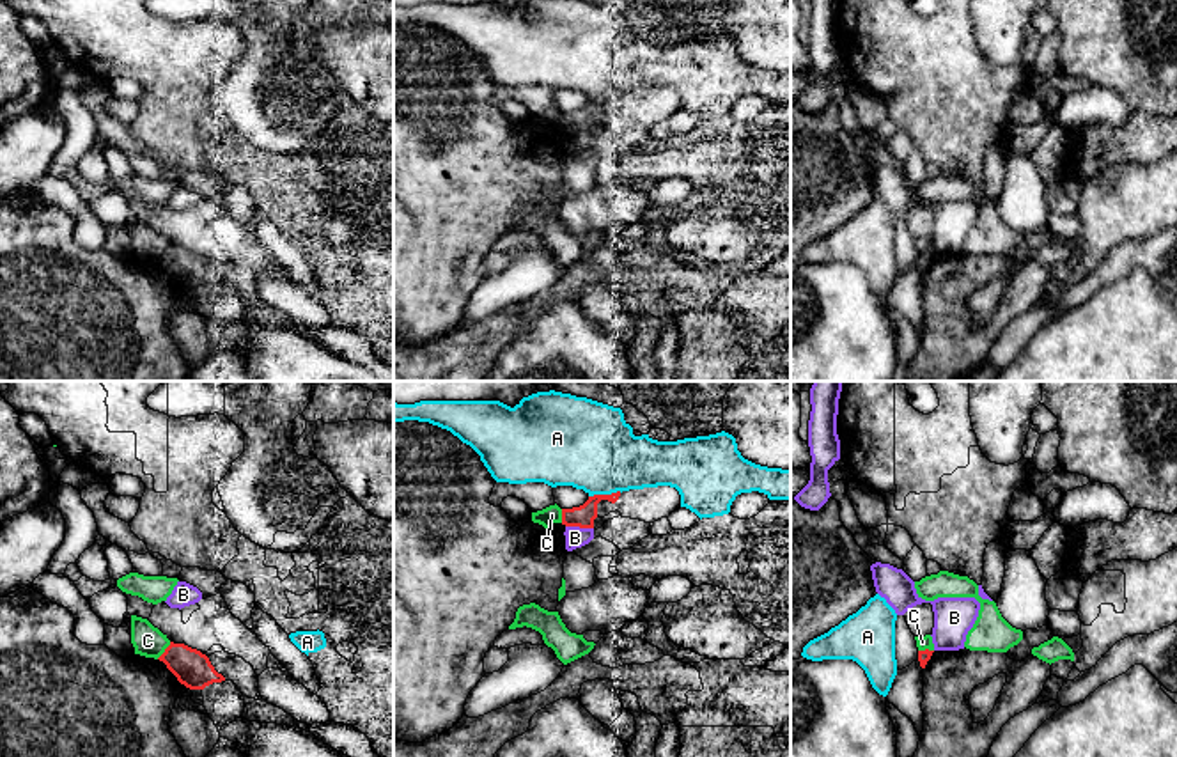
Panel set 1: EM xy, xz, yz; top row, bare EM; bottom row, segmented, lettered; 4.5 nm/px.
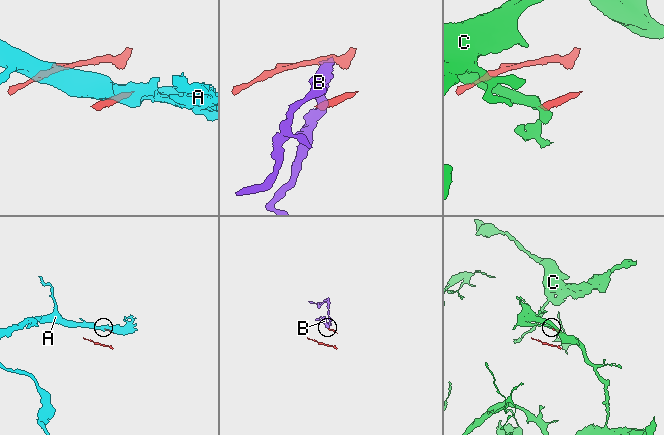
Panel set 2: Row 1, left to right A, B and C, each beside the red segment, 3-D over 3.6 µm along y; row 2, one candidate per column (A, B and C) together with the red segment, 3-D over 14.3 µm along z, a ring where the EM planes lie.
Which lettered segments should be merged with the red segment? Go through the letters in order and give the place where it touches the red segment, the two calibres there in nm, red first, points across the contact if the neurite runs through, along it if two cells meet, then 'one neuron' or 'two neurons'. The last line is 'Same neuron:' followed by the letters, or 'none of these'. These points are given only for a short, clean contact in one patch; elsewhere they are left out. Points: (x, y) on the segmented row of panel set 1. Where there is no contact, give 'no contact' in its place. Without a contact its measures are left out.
A: contact xz (605, 495); calibres 100 and 400 nm; two neurons
B: contact xz (580, 527); calibres 100 and 100 nm; two neurons
C: contact xy (165, 651); calibres 160 and 140 nm; two neurons
Same neuron: none of these

